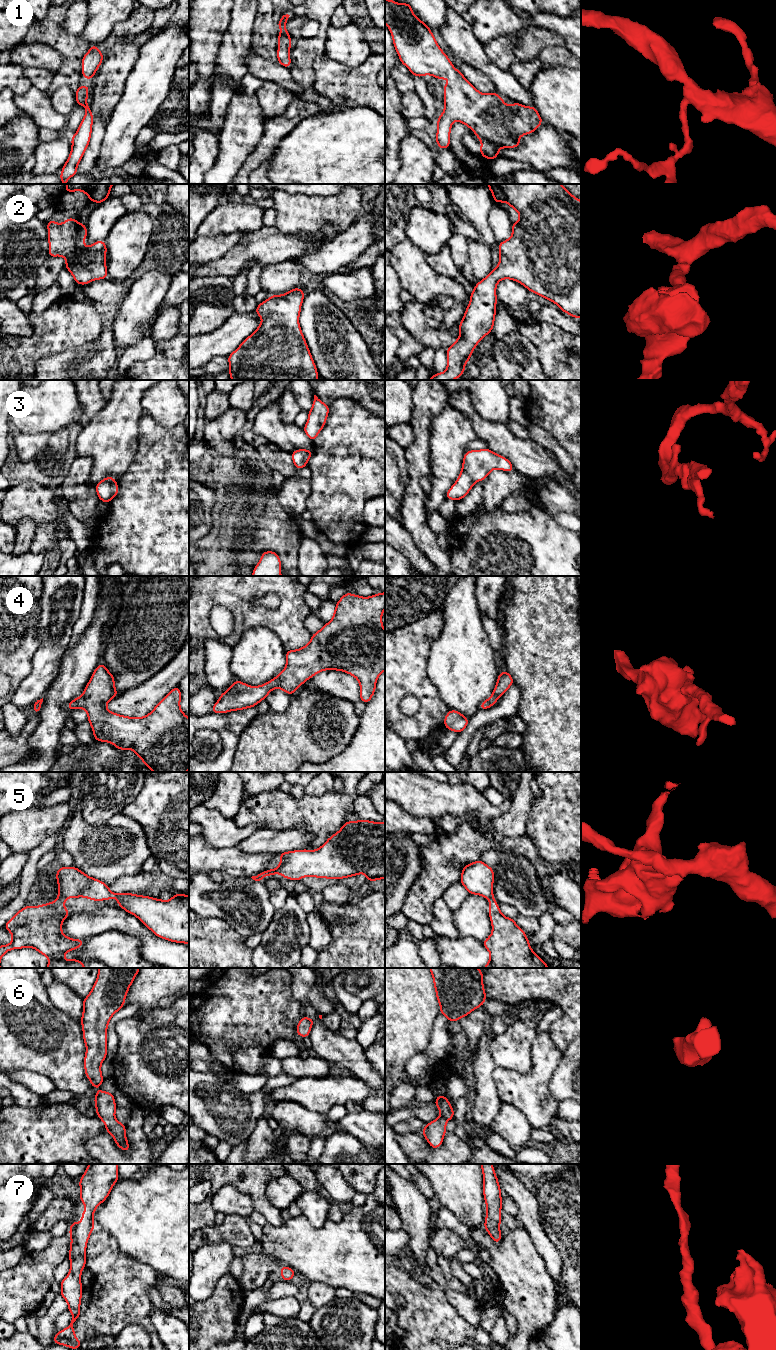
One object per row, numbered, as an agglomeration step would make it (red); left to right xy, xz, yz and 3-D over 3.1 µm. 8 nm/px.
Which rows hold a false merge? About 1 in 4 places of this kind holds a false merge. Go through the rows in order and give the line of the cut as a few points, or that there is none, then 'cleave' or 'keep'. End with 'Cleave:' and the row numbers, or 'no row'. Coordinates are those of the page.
1: no cut | keep
2: no cut | keep
3: no cut | keep
4: no cut | keep
5: xy (59, 896), (66, 898) | cleave
6: no cut | keep
7: no cut | keep
Cleave: 5

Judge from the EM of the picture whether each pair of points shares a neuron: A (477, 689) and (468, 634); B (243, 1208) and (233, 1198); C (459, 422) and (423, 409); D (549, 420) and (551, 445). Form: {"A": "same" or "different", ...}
{"A": "same", "B": "same", "C": "different", "D": "different"}

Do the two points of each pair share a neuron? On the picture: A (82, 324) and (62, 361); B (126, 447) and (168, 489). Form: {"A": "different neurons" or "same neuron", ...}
{"A": "different neurons", "B": "different neurons"}

